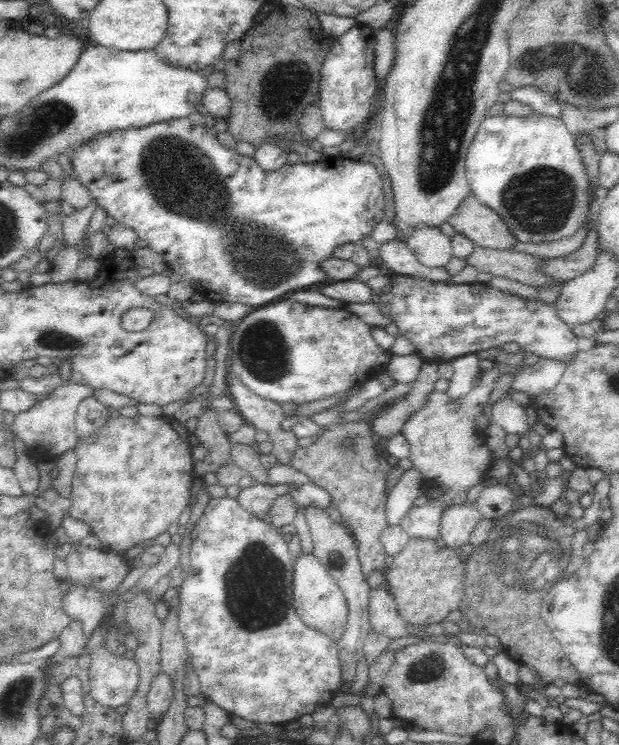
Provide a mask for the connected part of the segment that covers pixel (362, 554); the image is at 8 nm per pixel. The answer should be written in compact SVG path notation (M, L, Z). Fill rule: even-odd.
M346 403L332 406L311 417L319 426L333 425L322 432L322 436L308 448L298 446L291 466L329 492L331 504L340 511L343 524L357 542L361 569L367 579L372 570L385 569L384 558L387 554L380 541L380 534L389 526L385 513L386 474L380 470L380 449L374 441L370 424L362 421L336 423L337 418L344 414L339 411L342 404Z

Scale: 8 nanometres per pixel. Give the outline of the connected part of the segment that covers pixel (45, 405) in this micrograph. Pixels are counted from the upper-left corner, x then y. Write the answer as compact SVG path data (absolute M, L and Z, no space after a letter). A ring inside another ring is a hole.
M72 380L63 382L46 400L37 402L30 410L16 415L12 432L29 450L43 450L44 456L62 455L70 449L74 450L79 442L75 428L77 408L83 399L89 398L92 394L93 389L90 386L77 384Z

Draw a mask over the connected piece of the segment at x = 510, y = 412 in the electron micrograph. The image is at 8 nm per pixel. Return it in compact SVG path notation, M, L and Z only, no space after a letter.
M507 394L490 409L491 421L506 430L508 434L527 434L528 418L525 407L518 404Z

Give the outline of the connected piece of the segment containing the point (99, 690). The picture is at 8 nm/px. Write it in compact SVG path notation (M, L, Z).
M98 625L87 640L85 648L89 652L91 665L89 668L90 696L97 702L110 709L130 702L131 696L138 688L140 670L136 659L128 656L114 655L108 647L104 647L104 627Z

